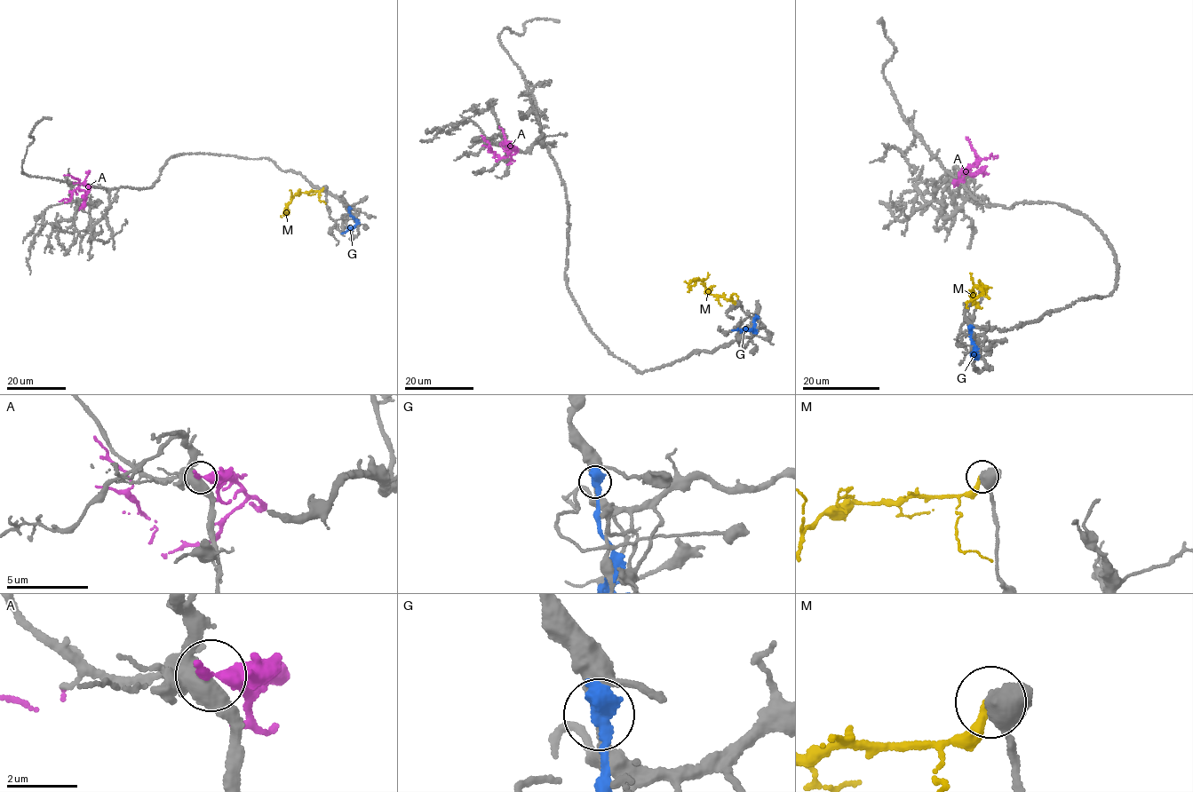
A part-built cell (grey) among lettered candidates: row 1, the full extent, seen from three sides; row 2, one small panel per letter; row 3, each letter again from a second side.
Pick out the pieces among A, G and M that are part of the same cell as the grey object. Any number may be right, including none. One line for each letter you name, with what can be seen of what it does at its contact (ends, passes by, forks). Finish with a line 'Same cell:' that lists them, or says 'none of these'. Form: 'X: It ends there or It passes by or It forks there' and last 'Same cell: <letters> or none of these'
Same cell: none of these

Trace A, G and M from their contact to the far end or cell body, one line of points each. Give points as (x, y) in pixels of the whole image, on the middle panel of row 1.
A: (504, 144), (510, 143), (513, 148), (505, 157), (497, 156), (481, 135)
G: (755, 317), (753, 330), (731, 329)
M: (735, 303), (711, 295), (702, 281), (697, 280), (689, 287), (688, 292)

